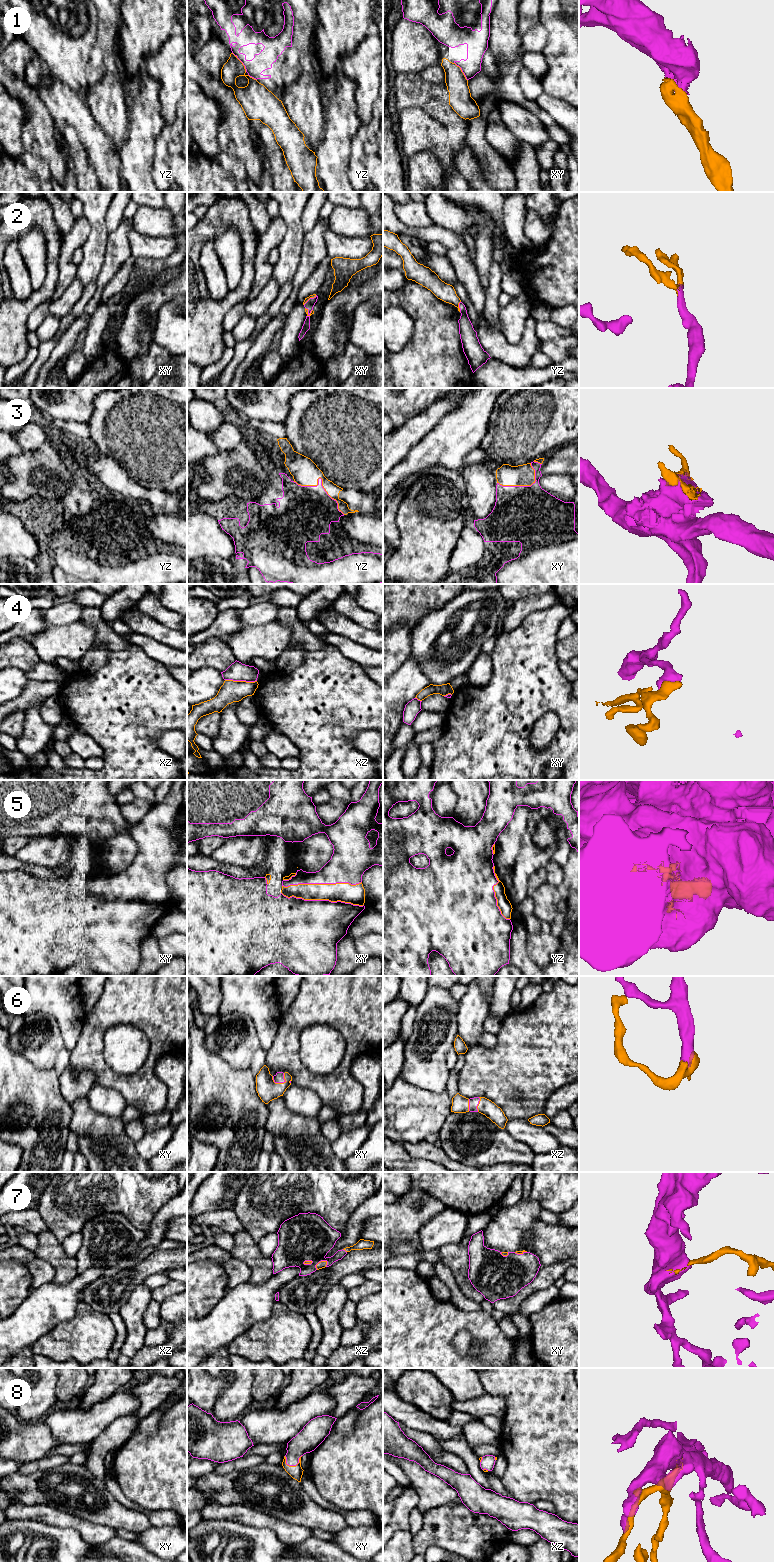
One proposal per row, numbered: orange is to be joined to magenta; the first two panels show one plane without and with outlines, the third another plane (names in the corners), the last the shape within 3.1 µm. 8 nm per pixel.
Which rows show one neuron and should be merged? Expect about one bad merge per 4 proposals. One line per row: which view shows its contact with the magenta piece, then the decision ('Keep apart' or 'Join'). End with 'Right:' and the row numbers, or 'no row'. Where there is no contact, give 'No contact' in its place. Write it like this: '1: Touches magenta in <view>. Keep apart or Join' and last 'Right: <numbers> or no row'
1: Touches magenta in yz. Keep apart
2: Touches magenta in yz. Join
3: Touches magenta in yz. Join
4: Touches magenta in xz. Keep apart
5: Touches magenta in xy. Join
6: Touches magenta in xy. Join
7: Touches magenta in xz. Join
8: Touches magenta in xy. Join
Right: 2, 3, 5, 6, 7, 8

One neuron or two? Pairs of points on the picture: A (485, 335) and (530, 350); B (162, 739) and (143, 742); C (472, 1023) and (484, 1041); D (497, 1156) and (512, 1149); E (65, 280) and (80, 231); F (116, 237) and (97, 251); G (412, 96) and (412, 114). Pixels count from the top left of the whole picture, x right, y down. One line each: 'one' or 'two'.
A: one
B: two
C: two
D: one
E: one
F: two
G: two

